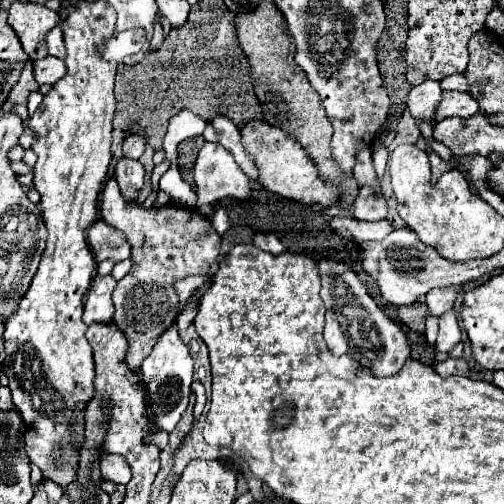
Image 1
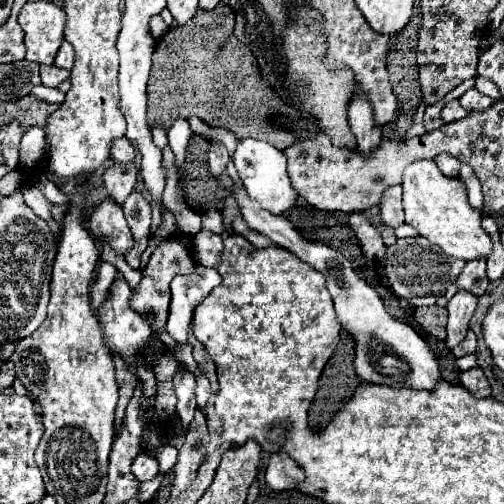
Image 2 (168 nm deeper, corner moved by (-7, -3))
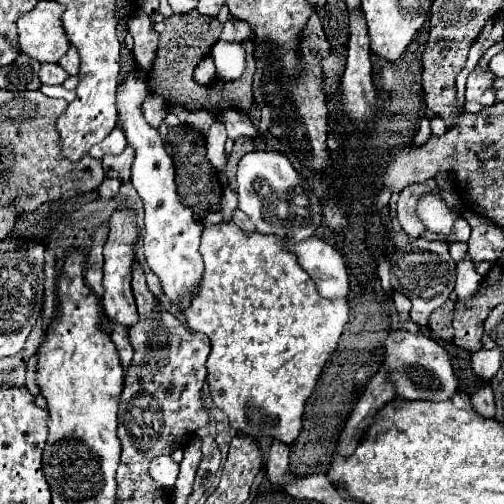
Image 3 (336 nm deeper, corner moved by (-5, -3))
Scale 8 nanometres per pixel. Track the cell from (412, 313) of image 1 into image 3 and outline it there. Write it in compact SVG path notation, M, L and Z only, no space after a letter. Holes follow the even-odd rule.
M448 300L448 302L442 304L438 310L434 310L434 314L430 316L428 328L430 328L432 332L436 332L442 340L452 340L452 338L454 338L452 310L454 310L454 302Z

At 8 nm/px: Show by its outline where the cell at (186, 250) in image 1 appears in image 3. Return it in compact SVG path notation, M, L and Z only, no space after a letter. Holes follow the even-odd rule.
M126 146L120 154L108 154L102 158L106 176L120 178L122 182L130 182L132 162L134 162L134 148L132 146Z

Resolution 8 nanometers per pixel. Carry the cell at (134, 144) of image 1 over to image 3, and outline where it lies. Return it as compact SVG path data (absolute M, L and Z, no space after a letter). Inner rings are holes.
M114 128L102 142L98 142L88 154L94 158L102 158L106 154L120 154L120 150L124 150L126 146L126 136L120 128Z

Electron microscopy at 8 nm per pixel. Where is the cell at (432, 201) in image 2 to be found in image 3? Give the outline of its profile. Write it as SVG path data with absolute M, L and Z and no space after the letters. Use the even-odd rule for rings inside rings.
M424 194L418 202L418 216L426 224L426 228L434 234L448 236L454 230L454 222L458 220L458 212L452 212L436 194Z

